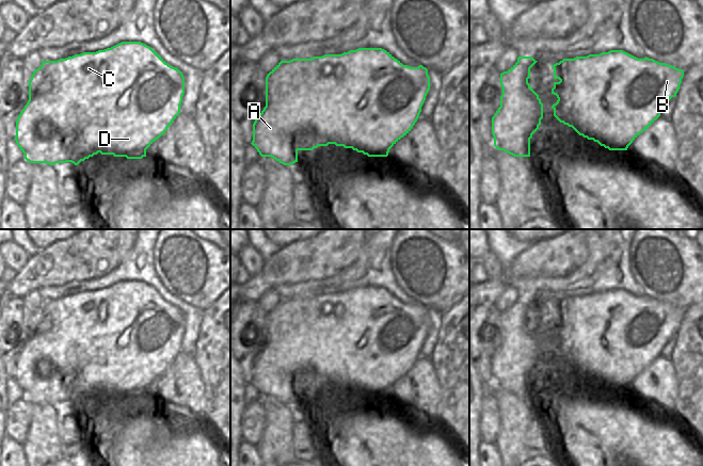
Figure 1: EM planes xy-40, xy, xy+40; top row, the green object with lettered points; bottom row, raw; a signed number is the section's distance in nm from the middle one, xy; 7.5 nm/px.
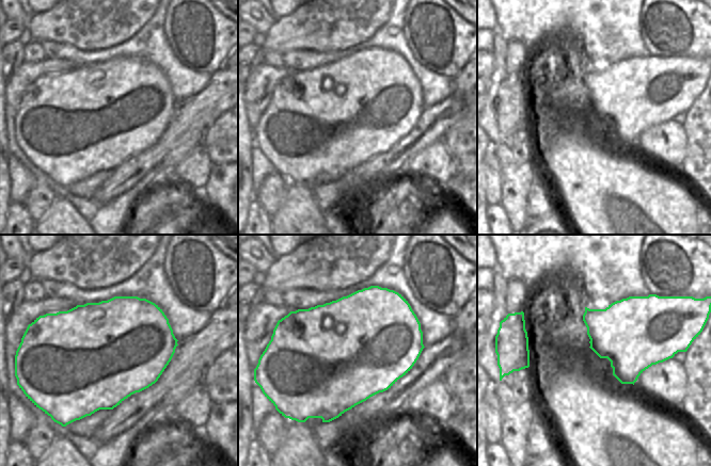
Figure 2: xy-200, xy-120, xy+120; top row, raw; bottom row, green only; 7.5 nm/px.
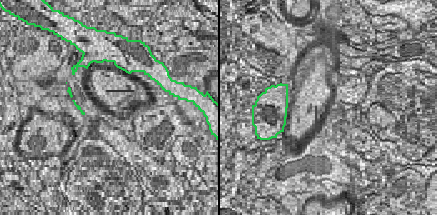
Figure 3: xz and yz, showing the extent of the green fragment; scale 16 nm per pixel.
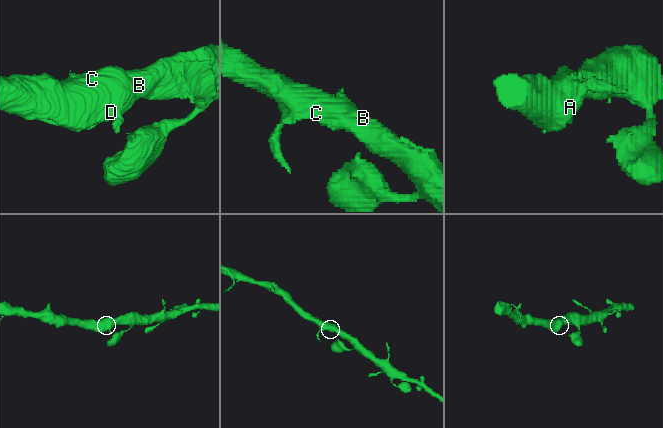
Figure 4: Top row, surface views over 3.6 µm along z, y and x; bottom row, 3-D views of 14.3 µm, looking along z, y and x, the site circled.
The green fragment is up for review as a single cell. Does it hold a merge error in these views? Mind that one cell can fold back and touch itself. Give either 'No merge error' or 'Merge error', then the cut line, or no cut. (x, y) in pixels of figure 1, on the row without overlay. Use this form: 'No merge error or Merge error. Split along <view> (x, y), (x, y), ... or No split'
No merge error. No split

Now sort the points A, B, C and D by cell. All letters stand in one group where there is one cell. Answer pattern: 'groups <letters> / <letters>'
groups A B C D

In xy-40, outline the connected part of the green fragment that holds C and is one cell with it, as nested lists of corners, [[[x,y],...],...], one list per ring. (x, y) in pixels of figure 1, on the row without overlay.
[[[122,280],[111,287],[96,291],[83,291],[58,300],[42,300],[42,305],[33,310],[29,320],[29,339],[16,358],[15,380],[25,392],[25,398],[30,402],[55,402],[71,401],[78,404],[81,400],[100,391],[127,398],[142,398],[146,396],[146,388],[161,374],[165,372],[174,358],[180,353],[180,343],[185,333],[185,316],[182,311],[169,304],[153,287],[141,280]]]

